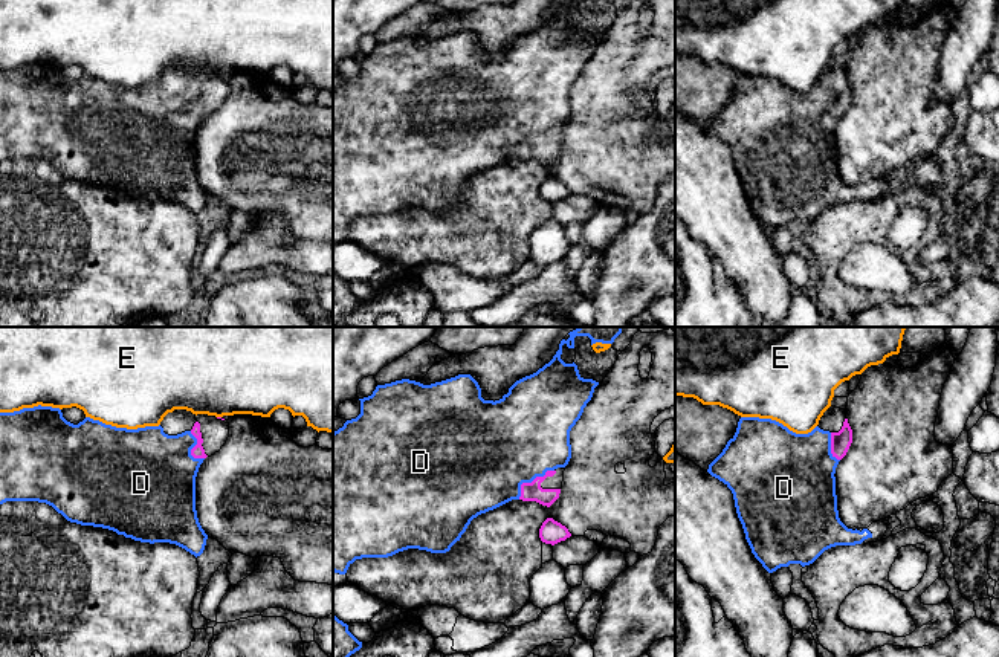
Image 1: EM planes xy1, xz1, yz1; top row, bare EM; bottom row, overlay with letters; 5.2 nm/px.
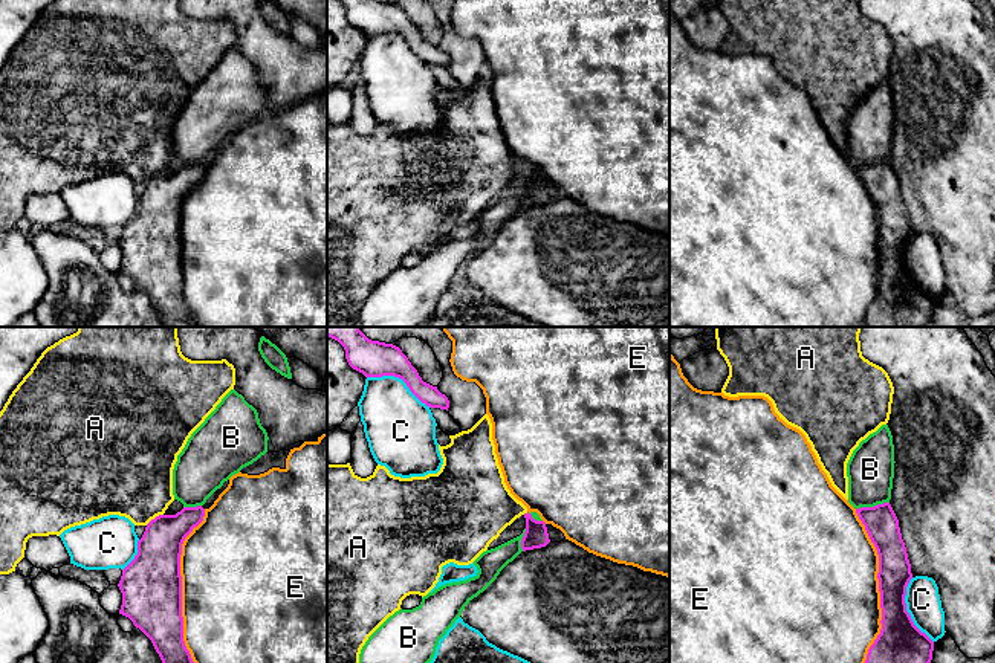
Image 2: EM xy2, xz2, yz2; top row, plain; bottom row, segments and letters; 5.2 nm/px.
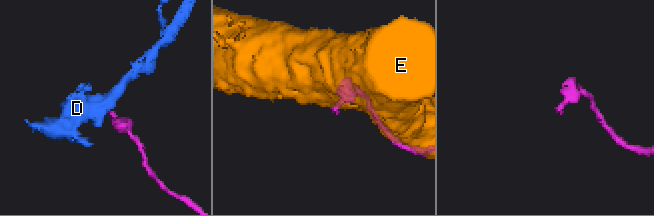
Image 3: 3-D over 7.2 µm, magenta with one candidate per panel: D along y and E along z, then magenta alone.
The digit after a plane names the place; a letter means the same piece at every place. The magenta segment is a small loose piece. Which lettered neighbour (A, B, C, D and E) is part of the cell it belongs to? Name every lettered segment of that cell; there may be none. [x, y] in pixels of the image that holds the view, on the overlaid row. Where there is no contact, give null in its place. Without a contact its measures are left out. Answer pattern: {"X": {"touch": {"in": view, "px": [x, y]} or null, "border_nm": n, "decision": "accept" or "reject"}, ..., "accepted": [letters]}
{"A": {"touch": {"in": "xy2", "px": [155, 518]}, "border_nm": 110, "decision": "reject"}, "B": {"touch": {"in": "yz2", "px": [871, 507]}, "border_nm": 180, "decision": "reject"}, "C": {"touch": {"in": "xz2", "px": [399, 378]}, "border_nm": 380, "decision": "reject"}, "D": {"touch": {"in": "xz1", "px": [532, 482]}, "border_nm": 240, "decision": "accept"}, "E": {"touch": {"in": "xy2", "px": [181, 585]}, "border_nm": 800, "decision": "reject"}, "accepted": ["D"]}

